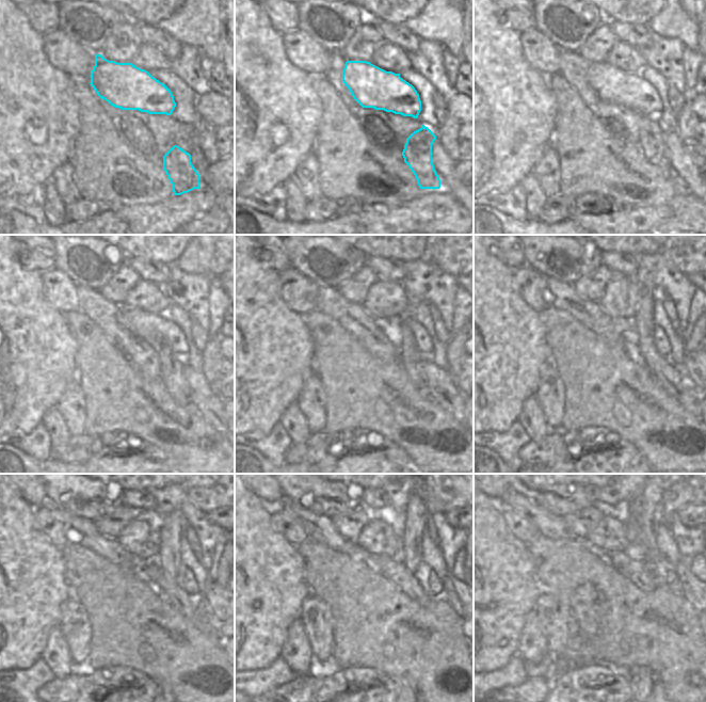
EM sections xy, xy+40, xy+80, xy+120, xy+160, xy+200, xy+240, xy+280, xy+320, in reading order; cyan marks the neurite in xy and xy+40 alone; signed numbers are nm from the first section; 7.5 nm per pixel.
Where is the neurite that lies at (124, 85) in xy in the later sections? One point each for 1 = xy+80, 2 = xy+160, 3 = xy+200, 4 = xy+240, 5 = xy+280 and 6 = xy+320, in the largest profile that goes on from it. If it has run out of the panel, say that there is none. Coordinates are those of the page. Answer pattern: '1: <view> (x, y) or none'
1: xy+80 (613, 85)
2: xy+160 (411, 339)
3: xy+200 (641, 332)
4: xy+240 (169, 558)
5: xy+280 (416, 512)
6: xy+320 (651, 510)

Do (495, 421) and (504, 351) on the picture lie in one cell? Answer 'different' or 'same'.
same

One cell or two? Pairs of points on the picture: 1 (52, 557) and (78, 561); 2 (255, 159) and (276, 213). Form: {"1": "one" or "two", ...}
{"1": "two", "2": "two"}

